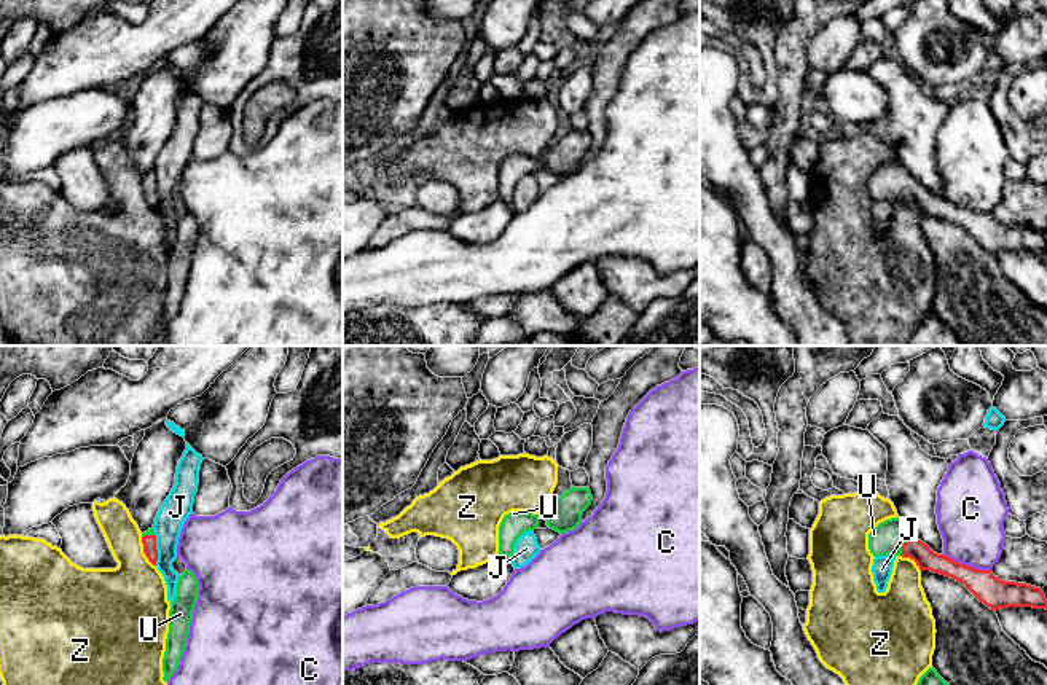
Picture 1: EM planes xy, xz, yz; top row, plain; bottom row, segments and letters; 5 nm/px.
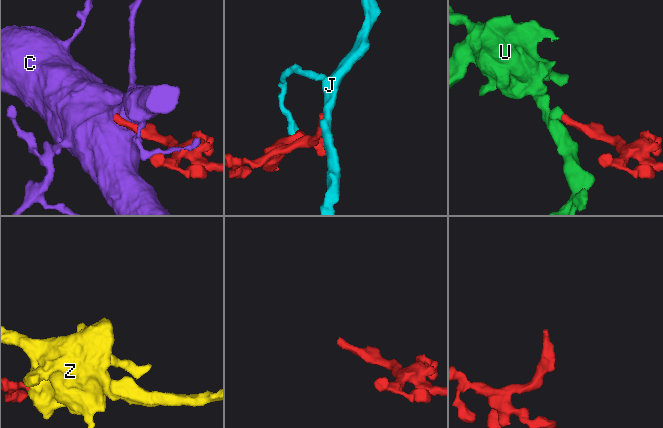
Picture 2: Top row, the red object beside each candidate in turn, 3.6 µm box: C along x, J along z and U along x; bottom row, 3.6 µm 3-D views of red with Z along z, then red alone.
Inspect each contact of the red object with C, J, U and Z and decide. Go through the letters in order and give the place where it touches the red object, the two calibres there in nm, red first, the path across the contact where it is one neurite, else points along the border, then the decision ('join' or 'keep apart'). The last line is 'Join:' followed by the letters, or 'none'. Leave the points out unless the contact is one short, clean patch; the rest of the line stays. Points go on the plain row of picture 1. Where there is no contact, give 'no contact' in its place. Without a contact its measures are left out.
C: contact yz (966, 209); calibres 150 and 340 nm; keep apart
J: contact xy (156, 193); calibres 70 and 150 nm; keep apart
U: contact yz (902, 188); calibres 110 and 160 nm; way yz (926, 203), (917, 193), (902, 188), (896, 182), (888, 180); join
Z: contact xy (144, 195); calibres 70 and 360 nm; border xy (141, 180), (144, 198), (155, 209); keep apart
Join: U

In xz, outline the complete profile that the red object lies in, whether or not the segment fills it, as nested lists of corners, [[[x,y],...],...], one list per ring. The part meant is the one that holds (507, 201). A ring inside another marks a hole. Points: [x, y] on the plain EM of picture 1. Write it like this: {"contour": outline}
{"contour": [[[512,155],[505,158],[499,169],[499,198],[510,204],[516,183],[524,175],[537,172],[537,169],[539,158],[526,155]]]}

